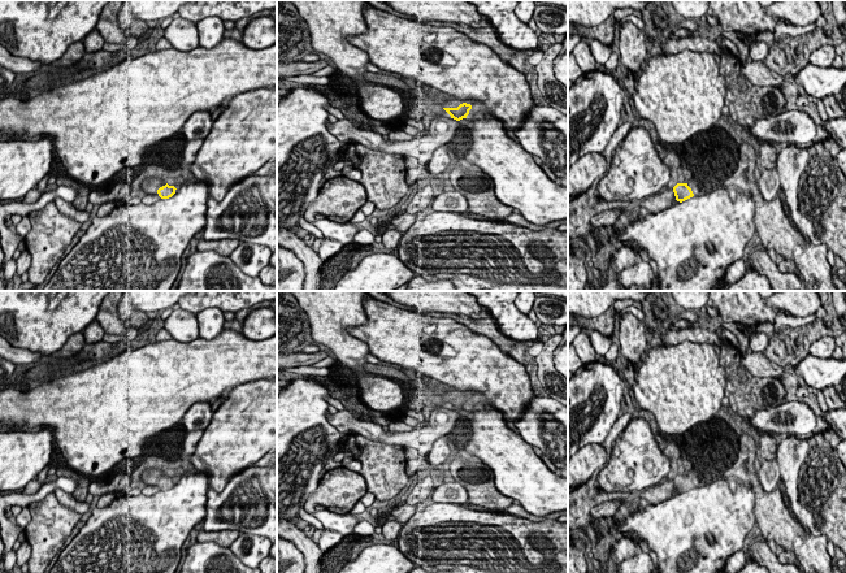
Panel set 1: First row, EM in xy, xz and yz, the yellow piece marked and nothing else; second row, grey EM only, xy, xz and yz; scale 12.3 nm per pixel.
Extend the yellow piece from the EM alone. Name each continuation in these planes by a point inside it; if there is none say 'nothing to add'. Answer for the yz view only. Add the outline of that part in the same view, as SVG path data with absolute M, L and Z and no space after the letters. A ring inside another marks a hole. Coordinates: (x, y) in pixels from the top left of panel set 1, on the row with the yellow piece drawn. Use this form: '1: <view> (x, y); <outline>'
1: yz (694, 183); M691 177L686 183L691 188L694 196L698 196L699 194L702 194L702 185L698 178Z

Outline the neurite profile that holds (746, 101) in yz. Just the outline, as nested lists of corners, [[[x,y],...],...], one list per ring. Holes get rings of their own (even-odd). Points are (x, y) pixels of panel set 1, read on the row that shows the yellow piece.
[[[729,51],[720,53],[720,74],[725,78],[725,105],[729,116],[745,131],[756,120],[771,118],[785,112],[785,96],[778,87],[752,84],[741,73],[741,60]]]

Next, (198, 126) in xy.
[[[198,110],[194,112],[185,122],[182,131],[188,140],[204,140],[211,133],[213,126],[211,112]]]

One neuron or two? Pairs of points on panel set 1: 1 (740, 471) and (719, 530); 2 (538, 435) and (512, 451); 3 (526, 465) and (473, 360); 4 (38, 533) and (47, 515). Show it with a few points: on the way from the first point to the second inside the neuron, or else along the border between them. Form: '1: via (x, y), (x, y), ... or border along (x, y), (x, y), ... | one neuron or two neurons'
1: border along (738, 480), (746, 483), (754, 493), (755, 506) | two neurons
2: border along (519, 433), (533, 446) | two neurons
3: border along (486, 400), (502, 413), (506, 421) | two neurons
4: via (42, 529), (47, 524), (47, 519) | one neuron

